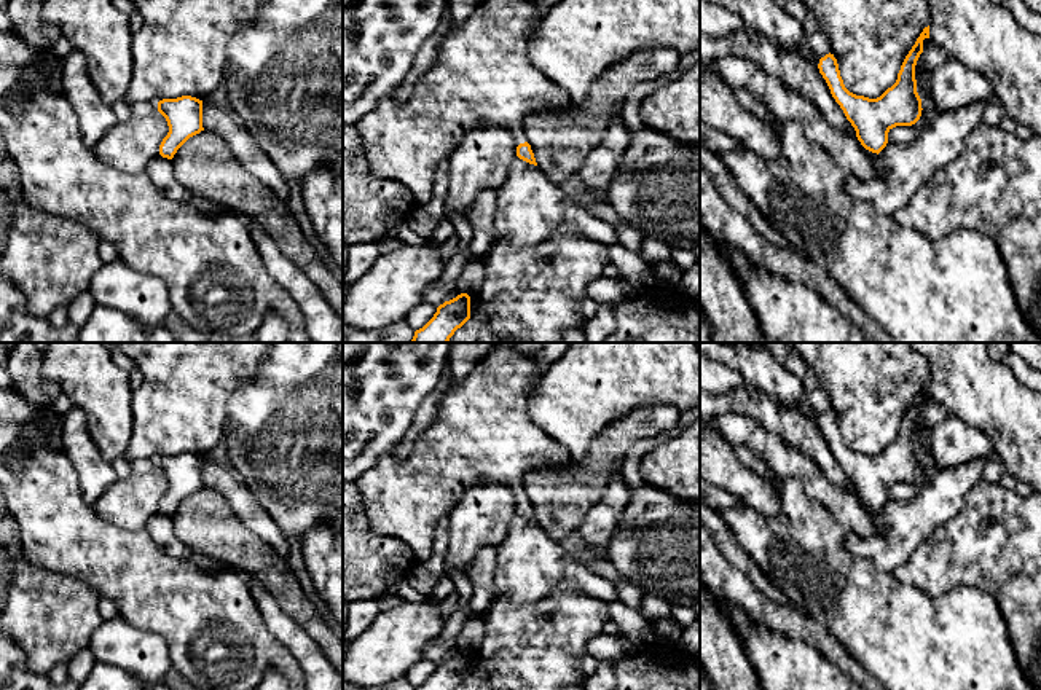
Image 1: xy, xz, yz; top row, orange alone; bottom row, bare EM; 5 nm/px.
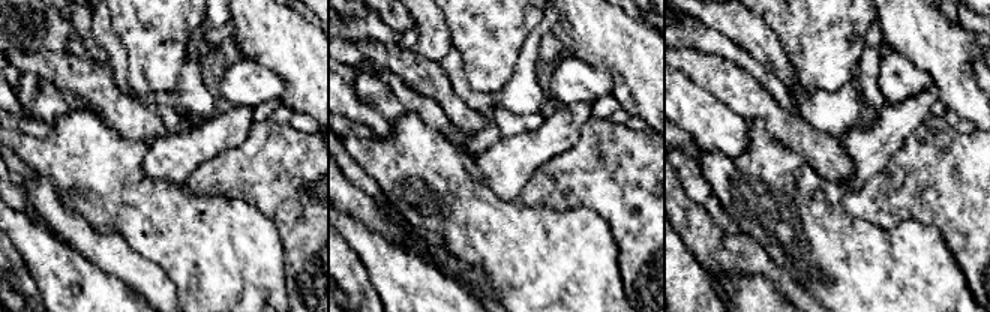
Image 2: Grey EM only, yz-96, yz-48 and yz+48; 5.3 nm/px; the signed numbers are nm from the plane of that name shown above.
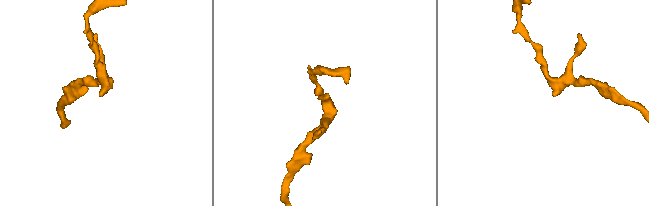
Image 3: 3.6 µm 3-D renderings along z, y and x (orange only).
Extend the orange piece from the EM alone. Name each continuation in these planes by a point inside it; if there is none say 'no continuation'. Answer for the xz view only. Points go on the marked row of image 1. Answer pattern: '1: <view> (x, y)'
1: xz (483, 77)

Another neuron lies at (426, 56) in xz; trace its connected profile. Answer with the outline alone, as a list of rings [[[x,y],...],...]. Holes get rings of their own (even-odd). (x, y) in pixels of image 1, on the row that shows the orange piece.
[[[446,10],[437,29],[426,38],[426,41],[418,49],[408,75],[399,84],[399,91],[395,94],[397,102],[405,102],[411,86],[418,81],[418,78],[437,64],[438,49],[443,35],[446,33],[450,25],[451,25],[451,18]]]

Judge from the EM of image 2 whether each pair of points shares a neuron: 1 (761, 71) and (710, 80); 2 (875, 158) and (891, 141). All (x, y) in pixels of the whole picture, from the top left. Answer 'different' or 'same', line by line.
1: different
2: same

